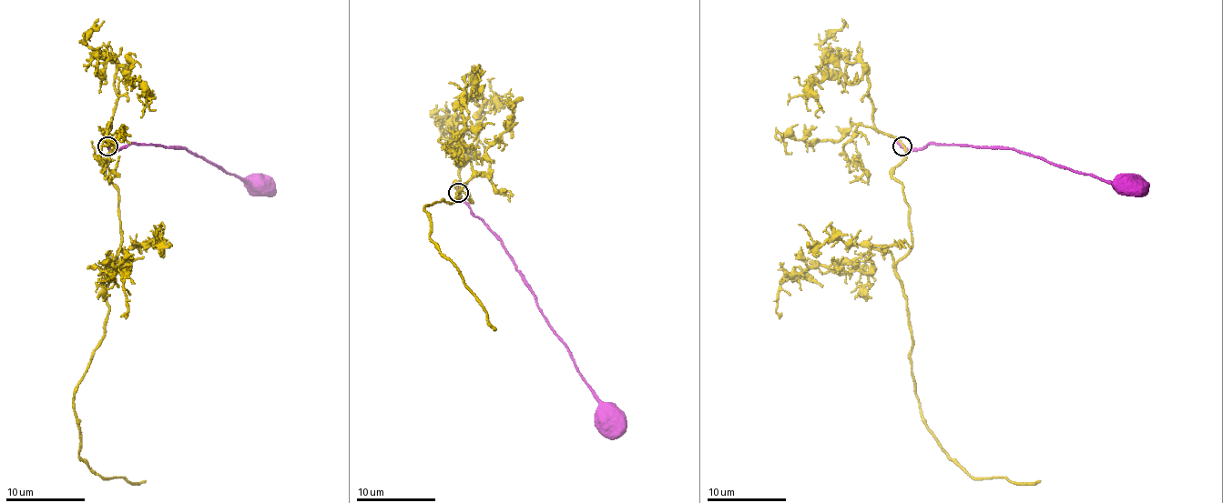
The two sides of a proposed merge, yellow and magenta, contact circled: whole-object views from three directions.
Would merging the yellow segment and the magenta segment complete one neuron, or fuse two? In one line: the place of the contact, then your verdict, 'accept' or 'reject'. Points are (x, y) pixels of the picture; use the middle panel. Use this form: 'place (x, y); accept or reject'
place (458, 192); reject

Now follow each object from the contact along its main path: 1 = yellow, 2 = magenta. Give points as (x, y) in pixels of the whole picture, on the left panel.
1: (108, 145), (120, 248), (107, 287), (105, 337), (73, 398), (78, 456), (102, 477), (144, 481)
2: (108, 145), (110, 149), (130, 144), (183, 147), (242, 181), (254, 177), (257, 183)

